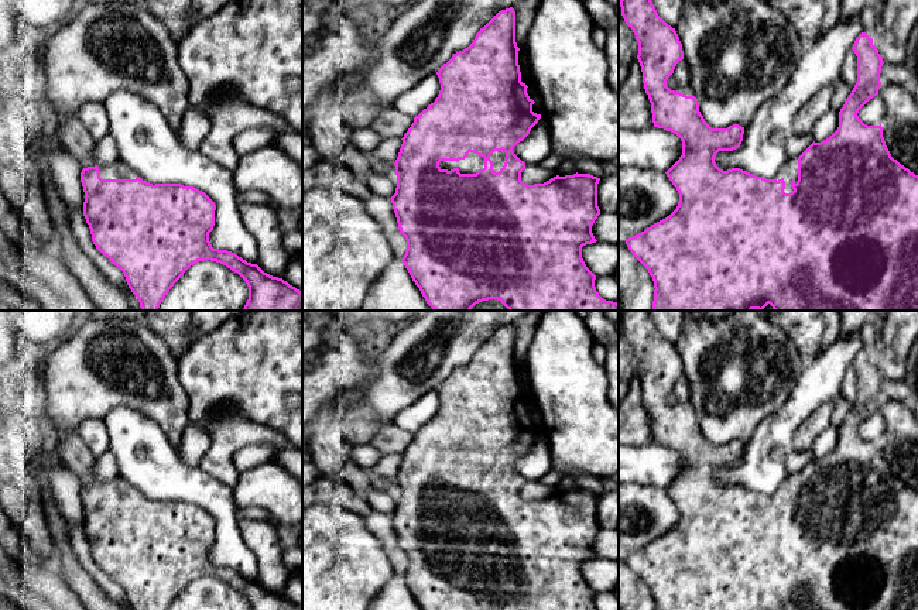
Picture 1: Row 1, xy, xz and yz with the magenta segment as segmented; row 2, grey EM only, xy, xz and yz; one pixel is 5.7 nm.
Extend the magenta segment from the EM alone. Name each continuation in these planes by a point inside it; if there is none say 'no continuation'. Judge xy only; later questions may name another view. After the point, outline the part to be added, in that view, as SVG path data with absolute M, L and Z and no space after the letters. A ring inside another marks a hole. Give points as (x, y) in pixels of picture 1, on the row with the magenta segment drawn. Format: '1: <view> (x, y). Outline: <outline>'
1: xy (116, 170). Outline: M114 160L113 162L110 162L107 165L99 167L99 171L100 171L102 179L136 179L136 178L141 178L138 174L136 174L131 168L129 168L120 160Z

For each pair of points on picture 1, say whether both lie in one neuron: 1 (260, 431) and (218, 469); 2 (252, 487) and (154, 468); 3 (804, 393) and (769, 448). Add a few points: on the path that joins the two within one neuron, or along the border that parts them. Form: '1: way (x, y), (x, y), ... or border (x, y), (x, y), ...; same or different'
1: way (247, 432), (243, 432), (219, 456); same
2: border (233, 489), (233, 501), (237, 506); different
3: way (798, 407), (774, 434); same

